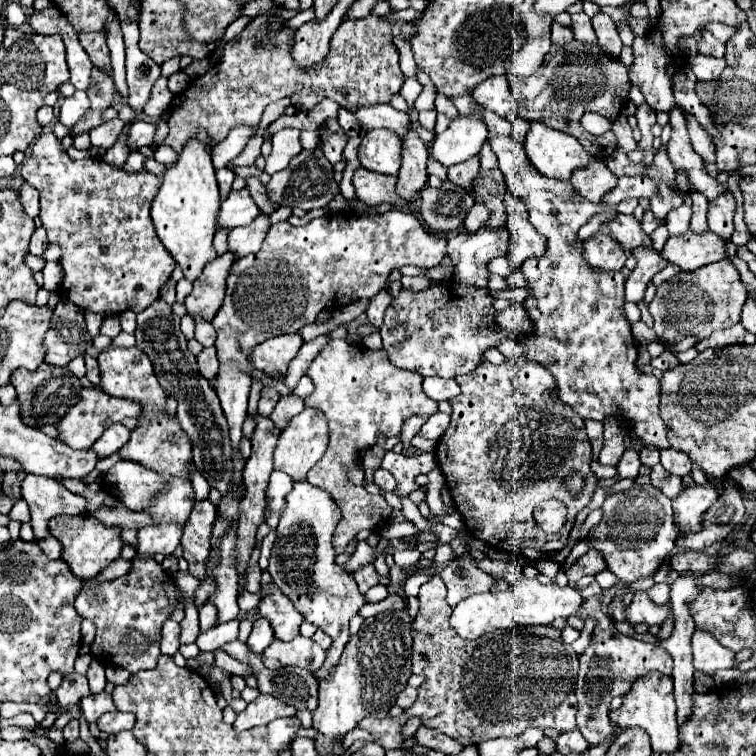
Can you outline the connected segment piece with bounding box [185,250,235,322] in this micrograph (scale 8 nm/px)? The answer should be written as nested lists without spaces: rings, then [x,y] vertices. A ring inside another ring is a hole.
[[[227,250],[225,254],[217,256],[203,268],[201,276],[193,284],[193,292],[185,298],[185,308],[191,316],[199,316],[205,322],[213,320],[215,312],[223,304],[225,280],[231,272],[233,262],[235,258]]]

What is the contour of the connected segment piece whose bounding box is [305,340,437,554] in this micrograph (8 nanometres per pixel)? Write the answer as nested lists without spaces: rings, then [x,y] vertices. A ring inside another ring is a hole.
[[[331,340],[321,354],[311,362],[307,376],[313,380],[313,394],[305,398],[305,408],[317,408],[329,420],[329,448],[325,456],[307,472],[307,482],[329,492],[335,504],[341,508],[343,518],[339,520],[333,536],[335,554],[343,554],[345,546],[361,530],[379,530],[389,524],[391,506],[379,494],[367,494],[365,488],[357,486],[345,476],[345,468],[355,462],[361,452],[375,446],[377,434],[397,436],[403,422],[409,416],[435,414],[437,402],[427,398],[417,372],[405,372],[395,368],[385,350],[355,348],[345,340]]]

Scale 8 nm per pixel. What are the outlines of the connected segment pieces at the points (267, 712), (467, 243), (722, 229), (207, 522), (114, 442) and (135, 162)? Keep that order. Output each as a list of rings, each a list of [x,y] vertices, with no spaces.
[[[259,694],[253,702],[247,704],[247,708],[241,714],[237,714],[237,720],[235,720],[233,728],[237,732],[243,732],[243,730],[249,730],[249,728],[267,724],[267,722],[271,722],[275,718],[293,716],[293,714],[295,714],[295,708],[285,704],[283,700]]]
[[[481,228],[473,234],[459,232],[447,242],[447,256],[455,266],[455,280],[475,284],[477,288],[487,286],[489,270],[487,264],[495,256],[505,256],[509,248],[507,230]]]
[[[723,194],[709,202],[707,222],[709,230],[721,236],[723,240],[729,240],[733,234],[733,216],[735,216],[735,198],[731,194]]]
[[[209,500],[197,502],[183,530],[183,538],[181,538],[183,558],[189,562],[189,572],[197,580],[205,576],[205,560],[211,550],[209,538],[211,538],[215,514],[217,514],[217,508]]]
[[[113,424],[103,432],[103,436],[93,444],[93,452],[97,458],[107,458],[121,450],[121,446],[129,440],[129,430],[123,424]]]
[[[133,152],[133,154],[129,154],[123,170],[127,170],[127,172],[137,172],[137,170],[143,168],[143,162],[145,162],[145,156],[143,156],[141,152]]]

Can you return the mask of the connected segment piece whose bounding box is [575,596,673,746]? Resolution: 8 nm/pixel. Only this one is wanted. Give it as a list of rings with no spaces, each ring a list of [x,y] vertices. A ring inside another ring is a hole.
[[[603,596],[585,600],[585,604],[579,610],[583,616],[591,616],[597,620],[595,630],[591,634],[591,644],[589,644],[587,652],[583,656],[579,656],[581,668],[579,668],[579,676],[575,682],[575,696],[579,702],[577,728],[581,730],[583,738],[591,746],[601,744],[603,740],[607,740],[607,736],[613,736],[613,728],[611,728],[607,714],[609,714],[609,704],[615,696],[625,696],[631,690],[631,684],[639,676],[645,676],[647,672],[661,672],[665,676],[671,676],[671,672],[673,672],[673,660],[665,648],[659,648],[659,646],[647,644],[647,642],[639,642],[639,640],[623,636],[615,630],[613,620],[605,612],[605,608],[601,608],[601,598]]]

